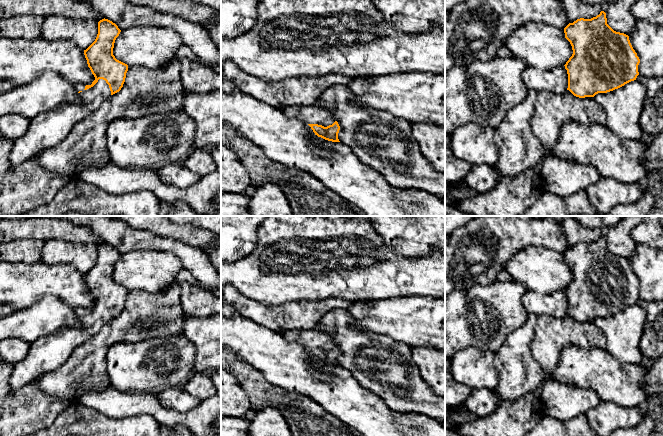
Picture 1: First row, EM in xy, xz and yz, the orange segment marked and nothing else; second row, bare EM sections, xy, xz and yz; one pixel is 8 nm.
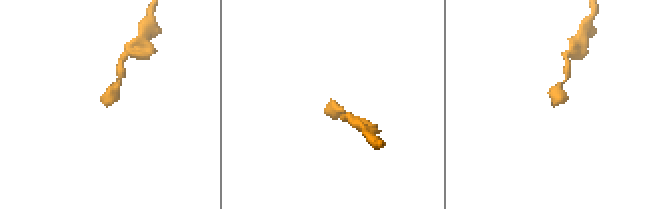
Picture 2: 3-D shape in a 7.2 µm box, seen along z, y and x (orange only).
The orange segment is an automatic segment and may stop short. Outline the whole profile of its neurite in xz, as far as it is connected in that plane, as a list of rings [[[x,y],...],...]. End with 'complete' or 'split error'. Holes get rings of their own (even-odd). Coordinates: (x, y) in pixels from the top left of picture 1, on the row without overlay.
[[[317,329],[288,330],[282,332],[282,335],[287,341],[297,342],[307,347],[318,361],[340,366],[338,363],[340,350],[330,335]]]; split error

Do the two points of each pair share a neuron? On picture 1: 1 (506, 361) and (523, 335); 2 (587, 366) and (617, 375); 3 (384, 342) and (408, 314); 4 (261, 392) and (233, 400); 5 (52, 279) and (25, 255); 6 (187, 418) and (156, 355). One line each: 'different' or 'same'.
1: same
2: same
3: different
4: different
5: different
6: different

